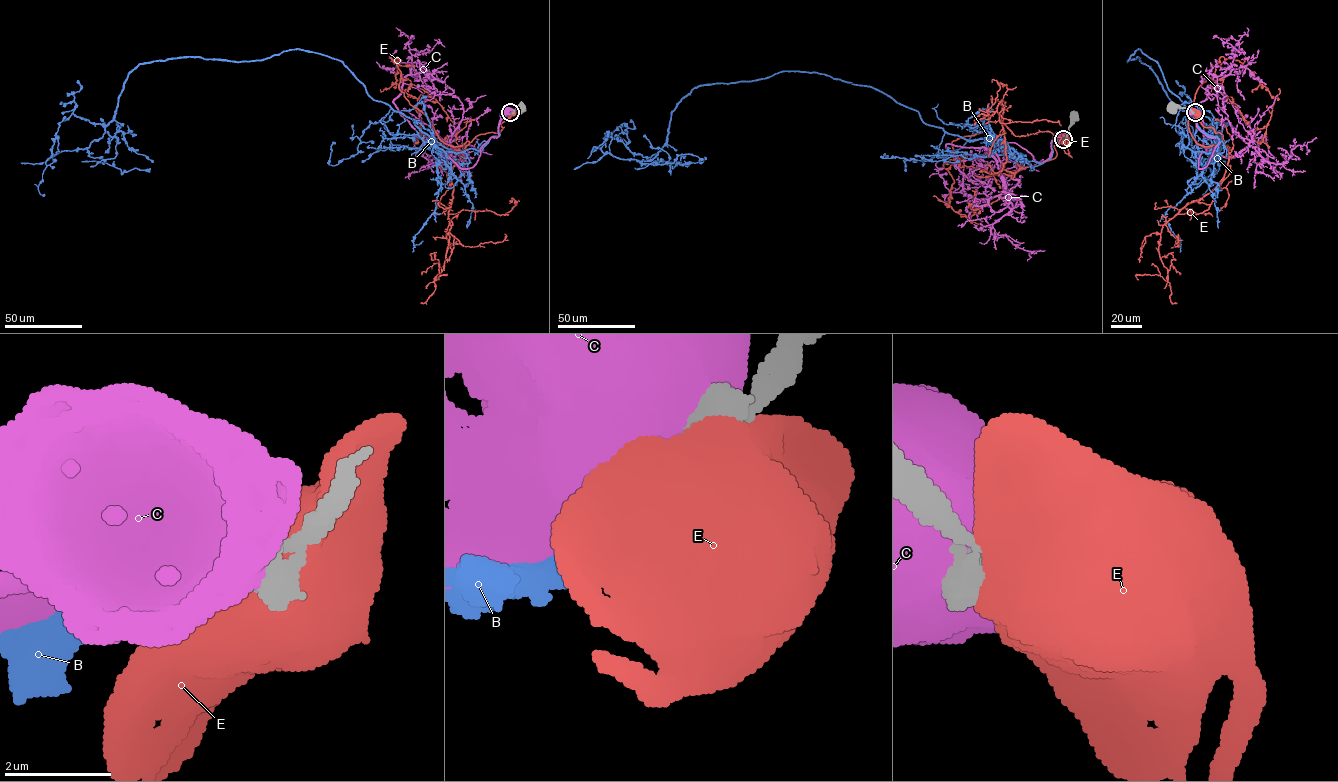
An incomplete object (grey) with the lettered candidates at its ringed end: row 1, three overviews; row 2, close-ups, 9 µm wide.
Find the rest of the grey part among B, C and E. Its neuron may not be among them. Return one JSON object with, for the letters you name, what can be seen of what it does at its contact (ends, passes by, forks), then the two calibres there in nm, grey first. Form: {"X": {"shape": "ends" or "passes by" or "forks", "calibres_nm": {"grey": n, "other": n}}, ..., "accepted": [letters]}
{"B": {"shape": "ends", "calibres_nm": {"grey": 550, "other": 550}}, "accepted": ["B"]}

